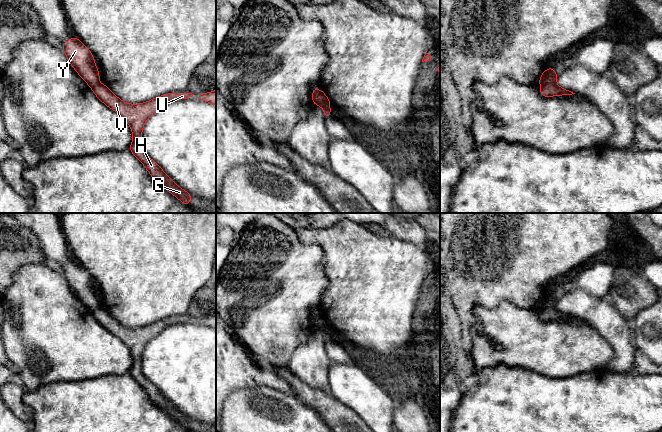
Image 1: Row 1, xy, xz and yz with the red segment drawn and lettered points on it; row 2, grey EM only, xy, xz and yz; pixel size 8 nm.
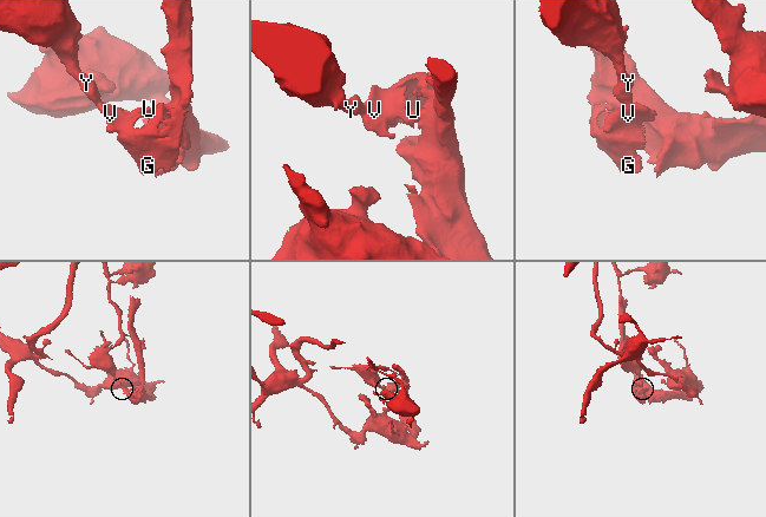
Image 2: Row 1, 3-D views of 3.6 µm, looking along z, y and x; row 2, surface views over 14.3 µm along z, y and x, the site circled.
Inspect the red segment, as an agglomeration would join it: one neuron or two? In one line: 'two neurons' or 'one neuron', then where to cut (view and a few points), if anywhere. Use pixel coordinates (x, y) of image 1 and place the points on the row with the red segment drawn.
two neurons; cut in yz along (555, 84), (541, 86)

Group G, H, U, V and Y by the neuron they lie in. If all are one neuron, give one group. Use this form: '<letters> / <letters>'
G H U V / Y

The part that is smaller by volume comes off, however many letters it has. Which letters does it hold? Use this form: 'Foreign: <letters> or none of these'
Foreign: G, H, U, V

